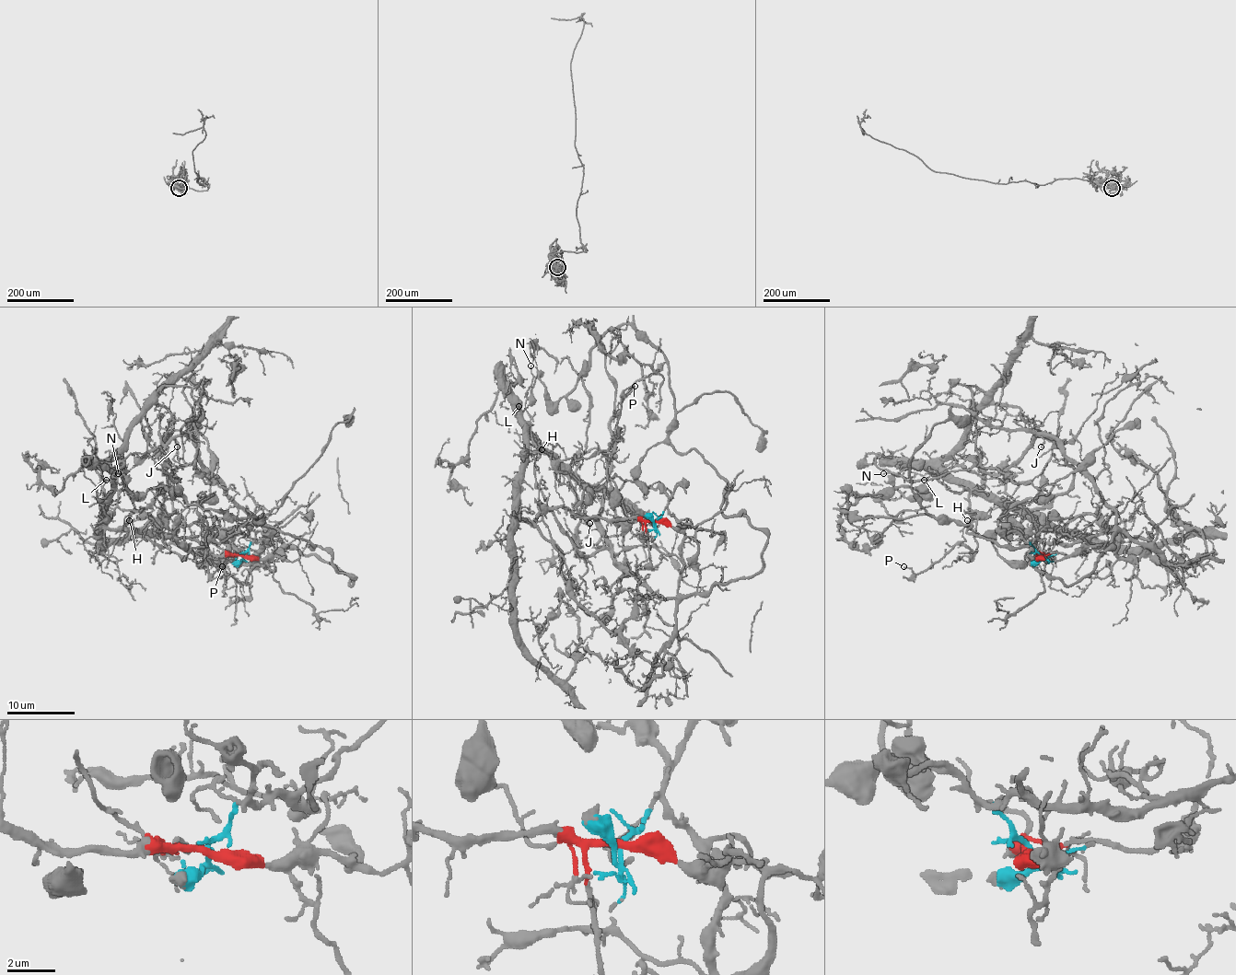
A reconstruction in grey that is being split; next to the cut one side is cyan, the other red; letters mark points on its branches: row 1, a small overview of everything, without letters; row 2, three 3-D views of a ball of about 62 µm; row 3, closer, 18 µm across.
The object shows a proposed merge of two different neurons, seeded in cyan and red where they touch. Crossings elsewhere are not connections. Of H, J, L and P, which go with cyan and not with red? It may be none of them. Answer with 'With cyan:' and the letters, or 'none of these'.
With cyan: J

